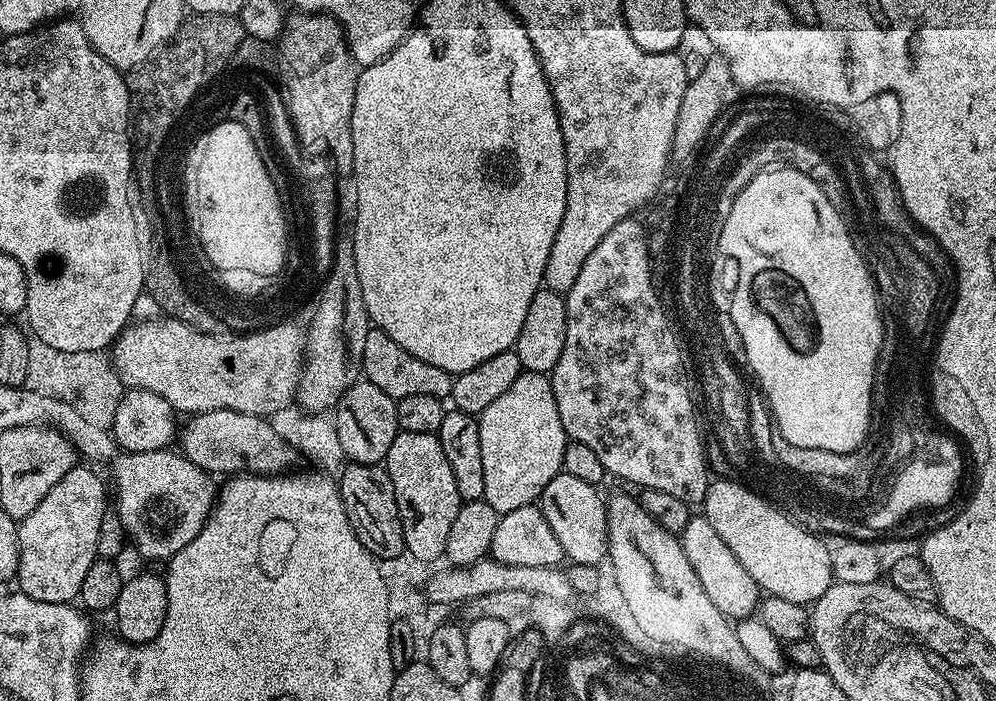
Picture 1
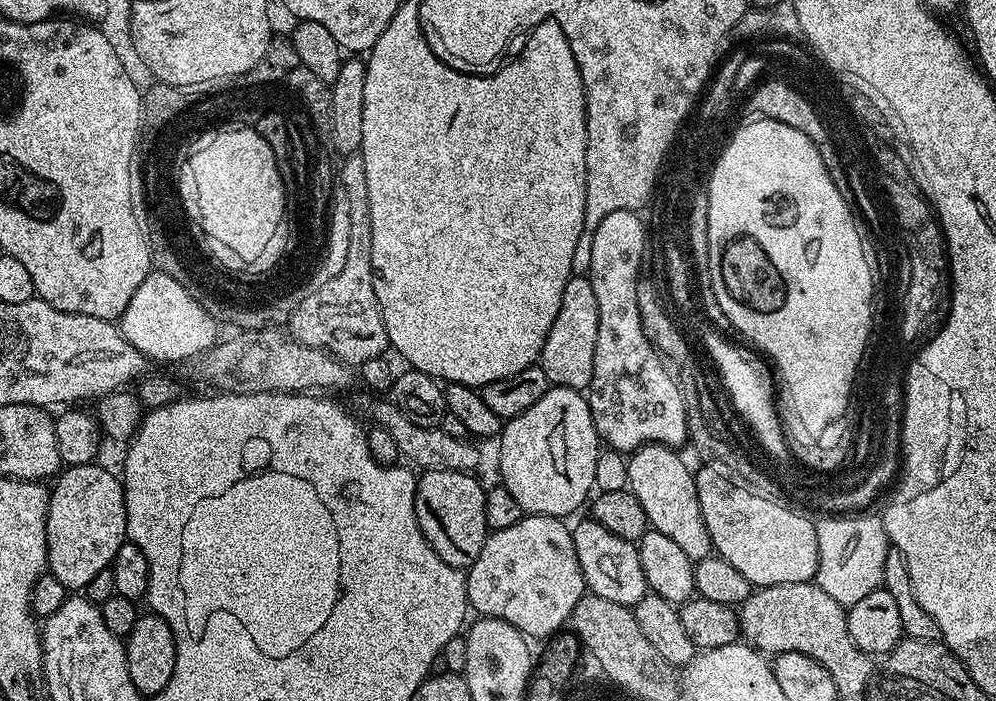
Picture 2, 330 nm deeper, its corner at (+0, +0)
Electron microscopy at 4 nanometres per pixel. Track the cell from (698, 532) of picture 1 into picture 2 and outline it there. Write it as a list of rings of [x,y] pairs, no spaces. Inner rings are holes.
[[[645,444],[627,457],[628,488],[642,502],[651,531],[666,534],[692,561],[713,555],[710,530],[702,518],[702,506],[698,506],[698,490],[693,469],[684,465],[681,453],[664,444]]]

